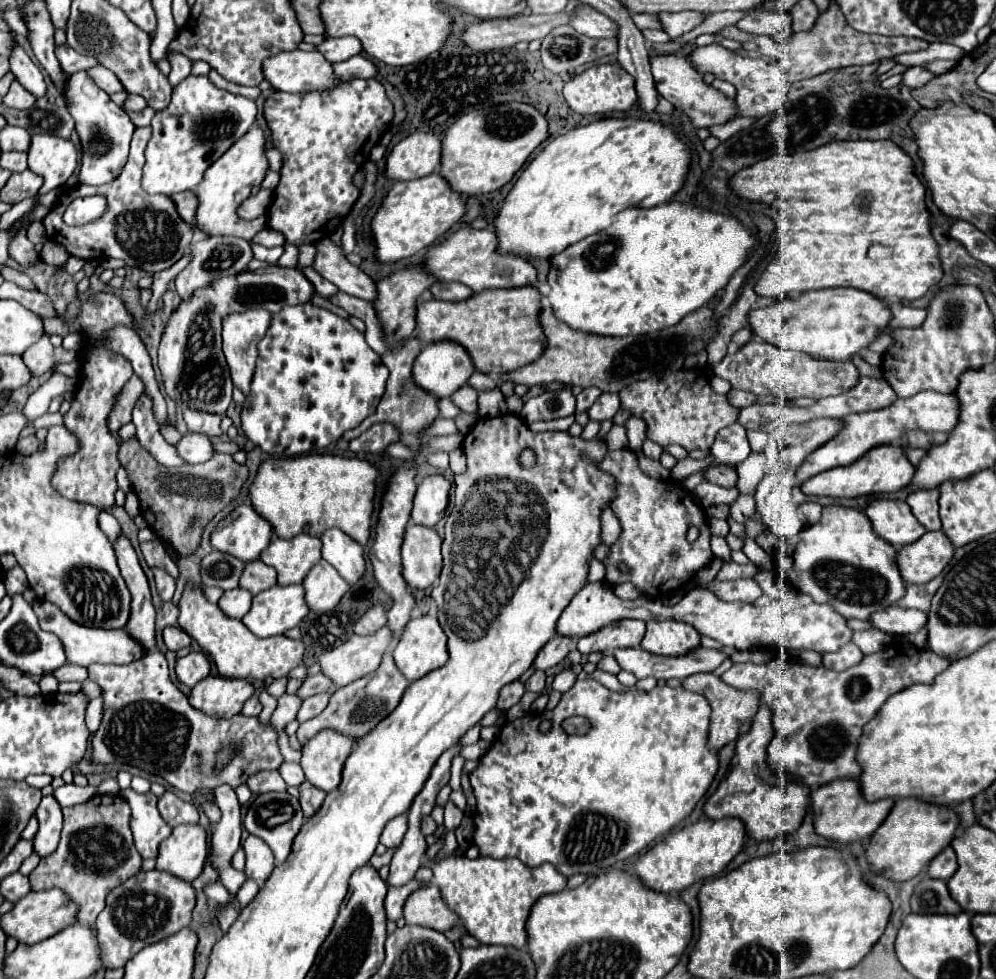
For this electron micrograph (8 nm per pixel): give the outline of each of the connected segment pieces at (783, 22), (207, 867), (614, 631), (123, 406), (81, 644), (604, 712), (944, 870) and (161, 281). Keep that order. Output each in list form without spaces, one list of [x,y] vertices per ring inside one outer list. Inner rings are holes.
[[[758,11],[750,13],[748,17],[740,19],[736,23],[738,29],[748,31],[748,33],[758,33],[758,35],[768,35],[778,43],[788,43],[794,35],[792,31],[792,17],[782,11]]]
[[[207,860],[204,865],[204,871],[196,877],[196,881],[192,881],[192,887],[194,887],[198,893],[202,893],[202,891],[204,891],[204,887],[206,887],[208,883],[217,882],[218,879],[218,872]]]
[[[636,619],[616,621],[596,633],[590,633],[588,637],[580,637],[576,645],[582,655],[594,651],[614,651],[618,647],[638,647],[644,637],[644,631],[646,631],[644,621],[636,621]]]
[[[132,375],[130,381],[122,387],[122,391],[116,397],[116,403],[112,407],[112,413],[108,415],[108,431],[116,435],[116,431],[128,423],[132,419],[132,405],[136,401],[136,397],[140,397],[140,393],[144,391],[144,383],[140,381],[138,375]]]
[[[36,601],[34,603],[34,613],[40,621],[40,627],[44,631],[50,631],[54,633],[64,649],[66,649],[66,657],[68,657],[68,663],[74,663],[74,665],[92,665],[92,663],[114,663],[114,665],[126,665],[126,663],[132,663],[136,659],[140,659],[144,655],[144,649],[140,647],[138,641],[132,641],[132,637],[128,637],[128,633],[124,629],[118,629],[118,631],[104,631],[104,629],[96,629],[96,627],[84,627],[76,621],[72,621],[68,615],[64,615],[54,603],[50,601]]]
[[[594,679],[576,681],[552,711],[528,713],[516,721],[504,723],[496,741],[470,773],[478,801],[472,835],[474,845],[482,857],[518,857],[530,869],[552,863],[564,877],[576,873],[592,875],[640,853],[656,837],[686,819],[710,787],[718,771],[718,753],[708,749],[708,723],[708,701],[682,687],[672,689],[664,685],[648,693],[612,693]],[[572,715],[582,715],[592,721],[592,729],[584,737],[562,731],[562,721]],[[542,719],[554,721],[548,733],[538,731]]]
[[[952,847],[944,849],[940,855],[936,855],[932,861],[930,861],[930,867],[928,867],[928,875],[934,877],[934,879],[944,879],[948,881],[954,873],[956,873],[956,853]]]
[[[187,253],[172,265],[172,267],[153,275],[153,283],[151,286],[152,297],[147,306],[149,313],[152,313],[157,309],[158,302],[168,289],[170,281],[174,280],[176,275],[188,265],[190,259],[192,259],[192,256],[190,253]]]

